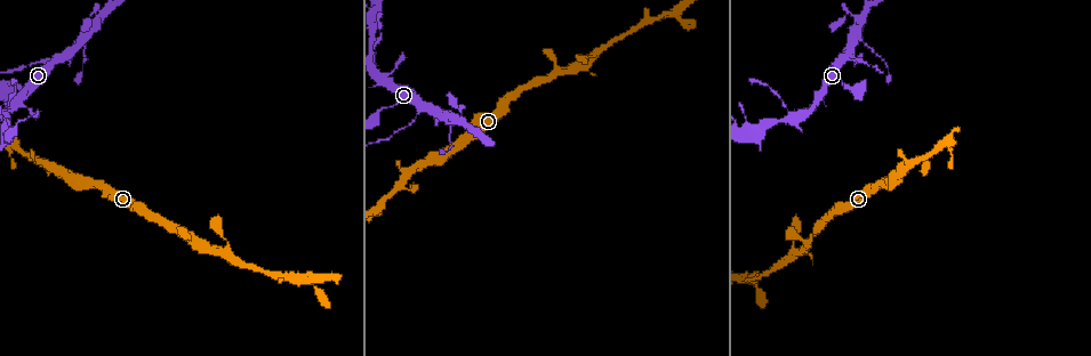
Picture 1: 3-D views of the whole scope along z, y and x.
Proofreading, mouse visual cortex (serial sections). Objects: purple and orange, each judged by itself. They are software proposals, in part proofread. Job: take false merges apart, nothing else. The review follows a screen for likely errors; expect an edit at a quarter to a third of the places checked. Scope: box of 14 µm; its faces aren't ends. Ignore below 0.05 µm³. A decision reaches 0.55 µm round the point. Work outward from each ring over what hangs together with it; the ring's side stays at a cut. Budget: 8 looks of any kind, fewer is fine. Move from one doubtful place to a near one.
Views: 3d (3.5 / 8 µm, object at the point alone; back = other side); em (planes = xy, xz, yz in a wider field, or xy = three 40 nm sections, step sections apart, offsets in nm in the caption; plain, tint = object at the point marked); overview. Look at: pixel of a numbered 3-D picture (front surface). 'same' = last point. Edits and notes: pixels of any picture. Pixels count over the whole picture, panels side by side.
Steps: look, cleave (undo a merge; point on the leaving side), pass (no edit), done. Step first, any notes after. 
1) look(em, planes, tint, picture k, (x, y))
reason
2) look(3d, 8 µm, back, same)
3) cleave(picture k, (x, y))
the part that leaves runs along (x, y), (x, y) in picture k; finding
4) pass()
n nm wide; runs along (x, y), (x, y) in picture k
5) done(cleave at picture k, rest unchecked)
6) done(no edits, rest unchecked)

look(3d, 8 µm, picture 1, (424, 108))
two arms in line, one across

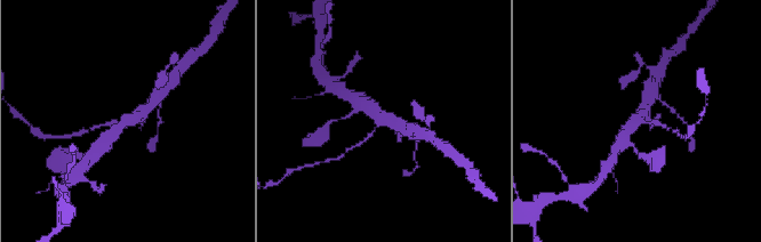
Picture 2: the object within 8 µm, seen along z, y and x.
look(em, xy, step 1, tint, picture 2, (126, 120))

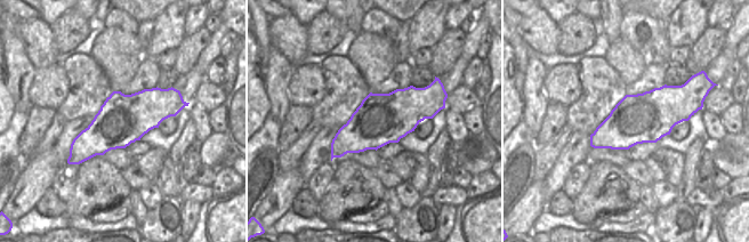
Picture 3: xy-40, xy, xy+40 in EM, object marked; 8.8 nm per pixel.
pass()
runs along (103, 142), (153, 102) in picture 2; continuous, no second cell

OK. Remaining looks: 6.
look(3d, 8 µm, picture 1, (384, 81))
abrupt turn

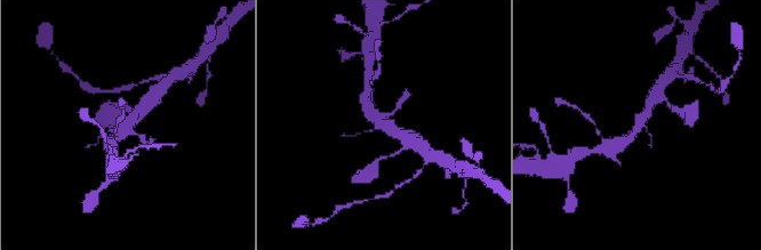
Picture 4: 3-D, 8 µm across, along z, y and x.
look(3d, 3.5 µm, back, picture 4, (384, 124))
zoom in

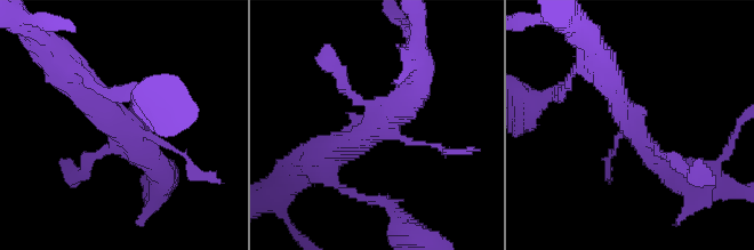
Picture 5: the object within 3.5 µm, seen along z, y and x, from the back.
look(em, xy, step 3, tint, picture 5, (375, 125))

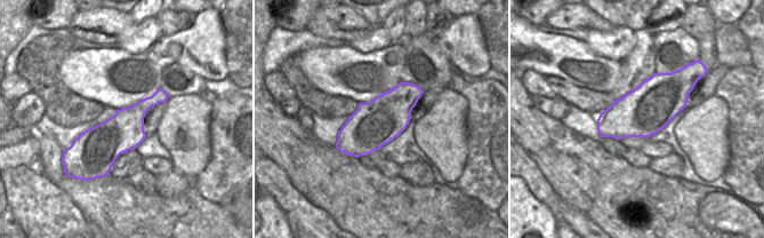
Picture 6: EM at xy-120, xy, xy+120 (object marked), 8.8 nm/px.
pass()
runs along (71, 74), (137, 152), (162, 169) in picture 5; continuous, no second cell

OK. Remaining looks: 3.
look(3d, 3.5 µm, picture 1, (858, 23))
sudden change in width

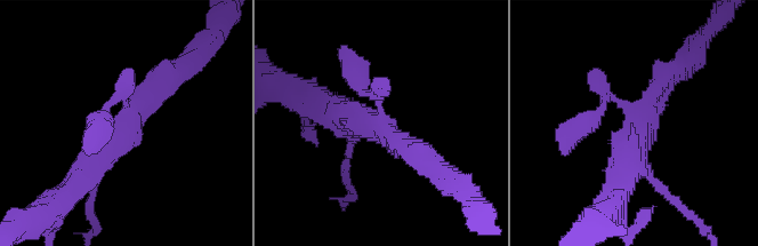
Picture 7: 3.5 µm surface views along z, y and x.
look(em, xy, step 2, tint, picture 7, (130, 121))
3 arms; arms of 150, 350, 450 nm; now the EM

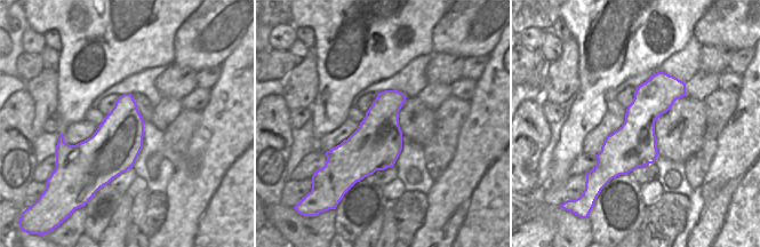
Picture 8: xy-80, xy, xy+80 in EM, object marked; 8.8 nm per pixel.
pass()
runs along (81, 177), (179, 71) in picture 7; all the same cell

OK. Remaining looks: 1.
done(no edits, rest unchecked)

